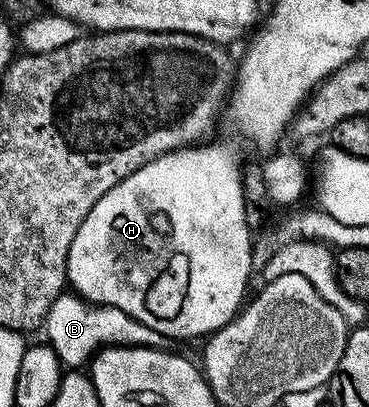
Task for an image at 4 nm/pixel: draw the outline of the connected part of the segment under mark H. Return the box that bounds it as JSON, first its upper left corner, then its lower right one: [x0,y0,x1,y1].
[66,145,252,340]

